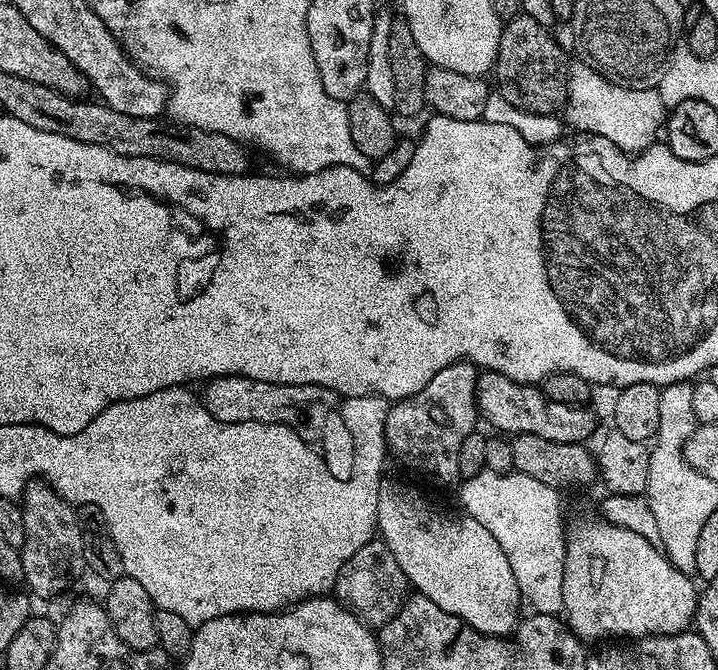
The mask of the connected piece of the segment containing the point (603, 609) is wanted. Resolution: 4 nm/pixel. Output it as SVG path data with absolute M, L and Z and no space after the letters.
M611 524L608 528L592 528L592 536L576 536L576 540L570 541L572 542L572 556L564 556L564 581L562 582L562 594L564 595L563 615L566 617L568 627L580 637L581 641L600 640L610 636L616 636L612 638L668 636L680 634L691 625L699 598L697 581L689 573L680 572L675 568L653 541L642 538L619 524Z

